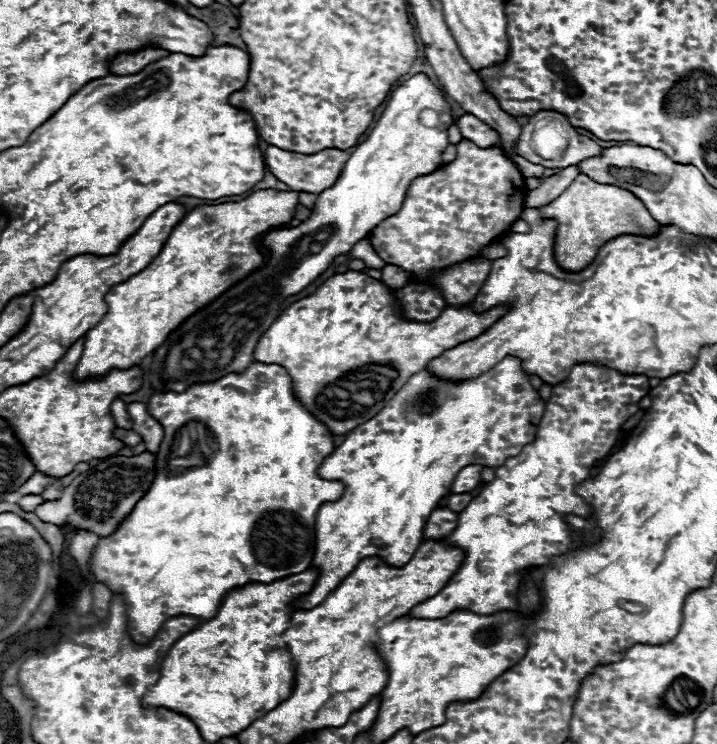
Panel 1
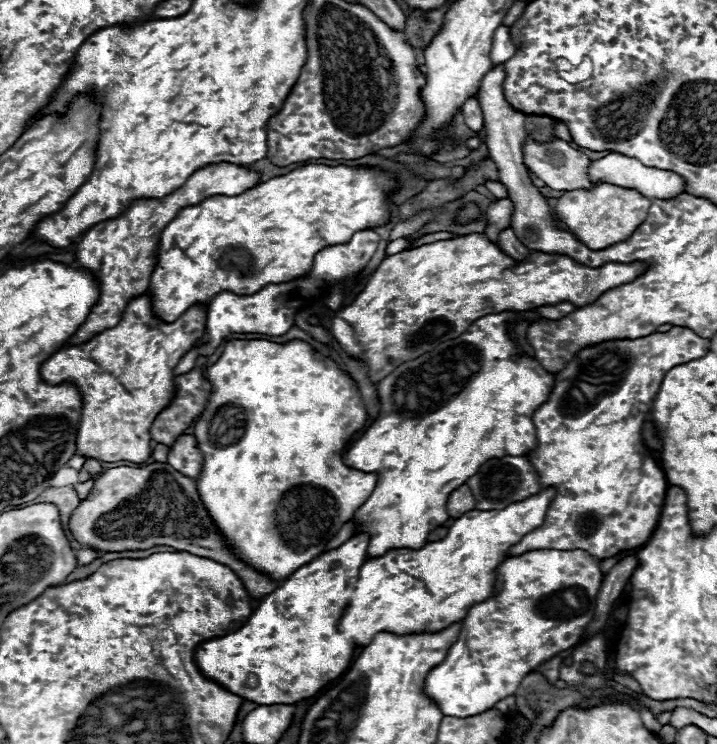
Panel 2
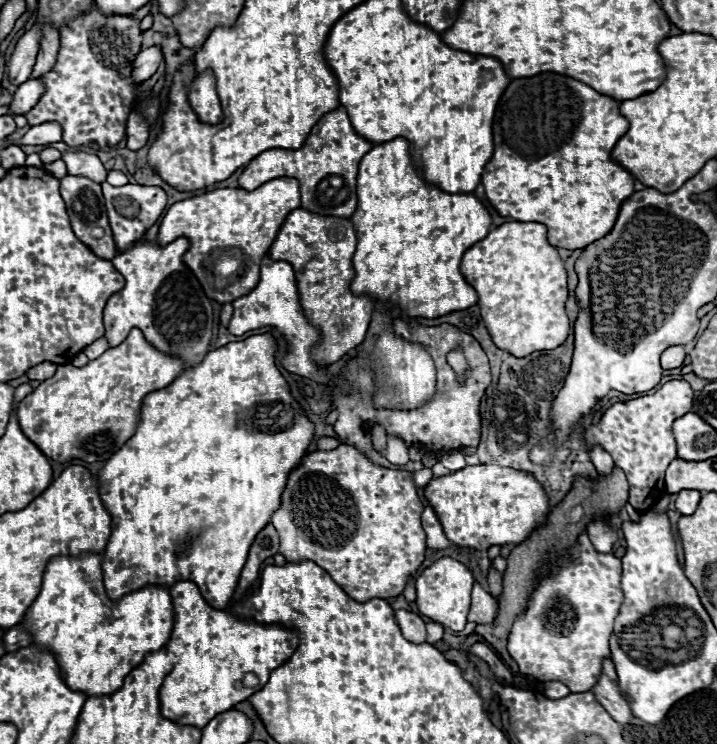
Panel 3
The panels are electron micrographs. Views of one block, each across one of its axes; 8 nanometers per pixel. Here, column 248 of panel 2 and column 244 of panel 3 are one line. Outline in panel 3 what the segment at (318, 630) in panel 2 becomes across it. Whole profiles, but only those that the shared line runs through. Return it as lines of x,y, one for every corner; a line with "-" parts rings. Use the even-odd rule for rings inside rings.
176,582
170,586
170,596
174,602
174,630
166,650
176,656
176,664
160,688
160,708
162,716
172,722
204,728
218,712
226,712
262,690
272,670
280,668
300,646
300,636
292,628
260,624
212,608
194,582
-
246,672
258,676
260,684
256,688
242,686

